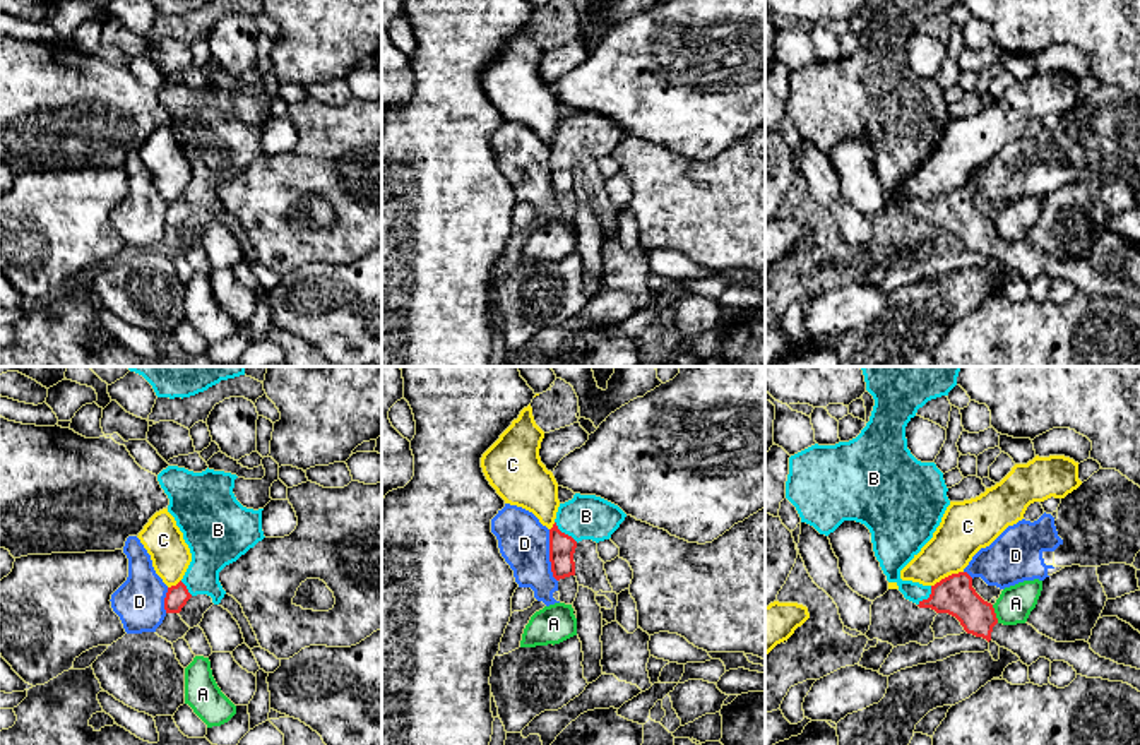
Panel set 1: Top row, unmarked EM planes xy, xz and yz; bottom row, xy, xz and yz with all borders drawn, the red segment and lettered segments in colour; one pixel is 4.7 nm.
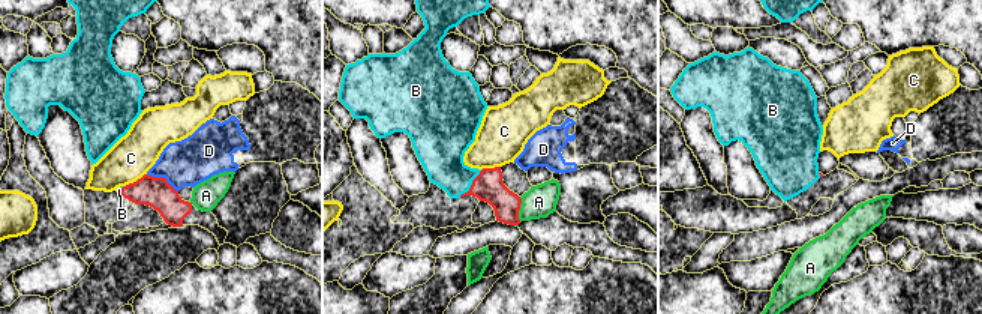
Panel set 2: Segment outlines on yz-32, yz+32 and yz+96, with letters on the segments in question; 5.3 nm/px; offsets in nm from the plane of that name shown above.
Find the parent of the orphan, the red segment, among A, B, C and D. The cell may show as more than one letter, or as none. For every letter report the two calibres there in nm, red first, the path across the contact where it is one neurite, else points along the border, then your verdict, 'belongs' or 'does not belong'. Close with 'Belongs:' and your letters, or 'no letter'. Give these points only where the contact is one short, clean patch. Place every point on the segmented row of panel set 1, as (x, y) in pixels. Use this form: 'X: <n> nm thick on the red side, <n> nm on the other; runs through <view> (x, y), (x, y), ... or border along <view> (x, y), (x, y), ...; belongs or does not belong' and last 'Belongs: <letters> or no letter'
A: 190 nm thick on the red side, 160 nm on the other; border along yz (991, 605), (998, 622); does not belong
B: 130 nm thick on the red side, 200 nm on the other; runs through xz (562, 547), (564, 533), (586, 516); belongs
C: 190 nm thick on the red side, 240 nm on the other; border along yz (962, 571), (952, 572), (932, 586); does not belong
D: 130 nm thick on the red side, 240 nm on the other; border along xz (548, 530), (548, 560), (552, 576), (557, 581); does not belong
Belongs: B

